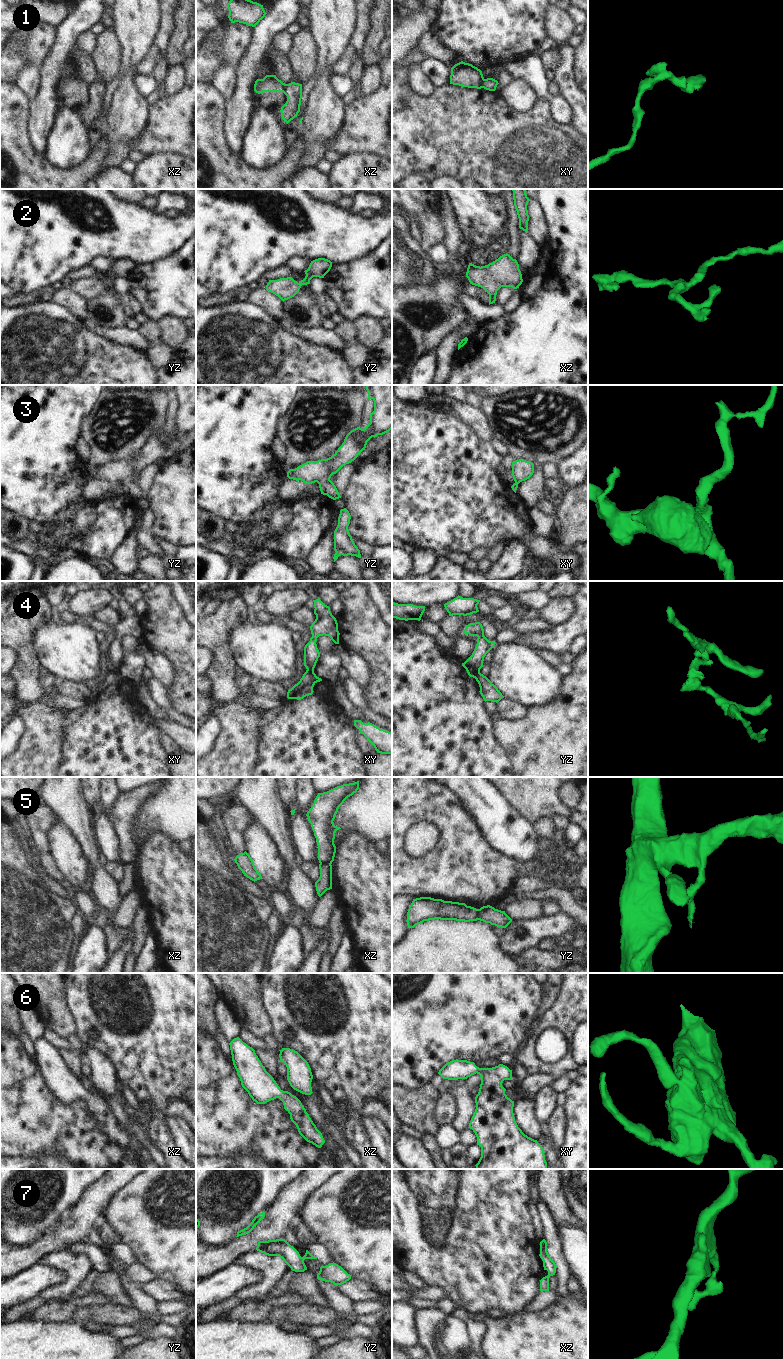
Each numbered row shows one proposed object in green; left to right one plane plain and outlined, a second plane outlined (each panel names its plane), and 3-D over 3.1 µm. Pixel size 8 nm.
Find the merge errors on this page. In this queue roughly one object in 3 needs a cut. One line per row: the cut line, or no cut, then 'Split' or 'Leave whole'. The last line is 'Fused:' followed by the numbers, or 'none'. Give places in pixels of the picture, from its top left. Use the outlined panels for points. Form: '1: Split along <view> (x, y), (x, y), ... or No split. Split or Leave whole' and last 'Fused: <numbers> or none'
1: Split along xz (287, 84), (283, 92). Split
2: No split. Leave whole
3: No split. Leave whole
4: No split. Leave whole
5: Split along xz (330, 863), (320, 864). Split
6: No split. Leave whole
7: Split along yz (302, 1257), (304, 1259). Split
Fused: 1, 5, 7.

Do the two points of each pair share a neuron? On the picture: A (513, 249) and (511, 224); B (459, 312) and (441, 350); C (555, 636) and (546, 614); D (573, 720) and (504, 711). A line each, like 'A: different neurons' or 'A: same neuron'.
A: same neuron
B: different neurons
C: different neurons
D: different neurons

